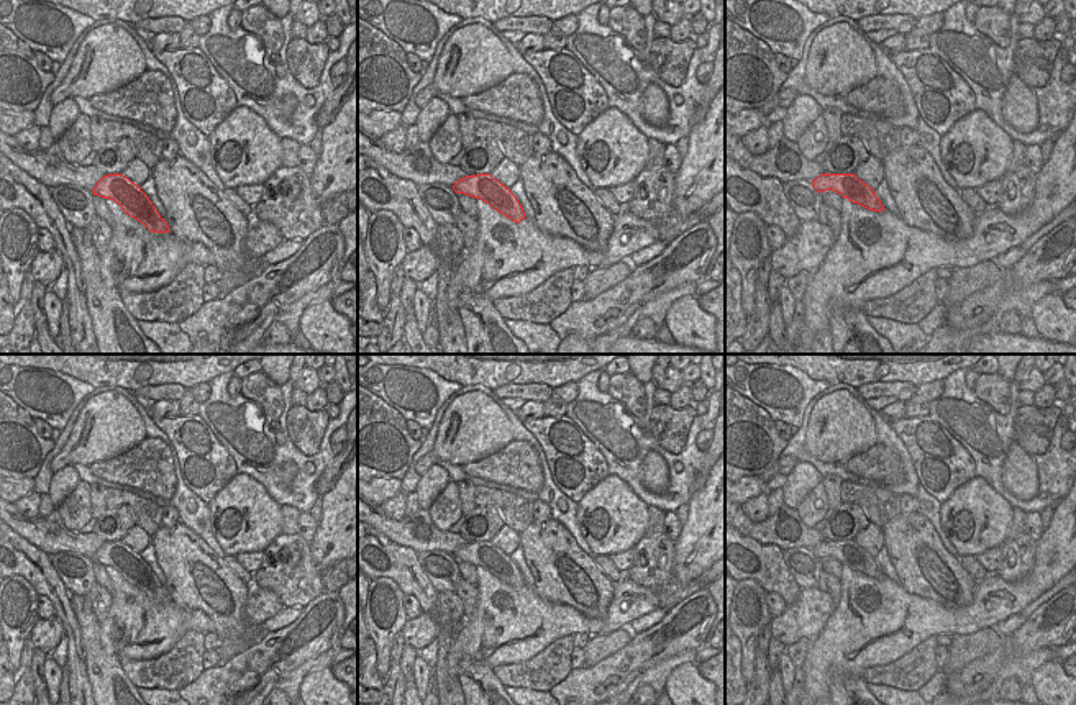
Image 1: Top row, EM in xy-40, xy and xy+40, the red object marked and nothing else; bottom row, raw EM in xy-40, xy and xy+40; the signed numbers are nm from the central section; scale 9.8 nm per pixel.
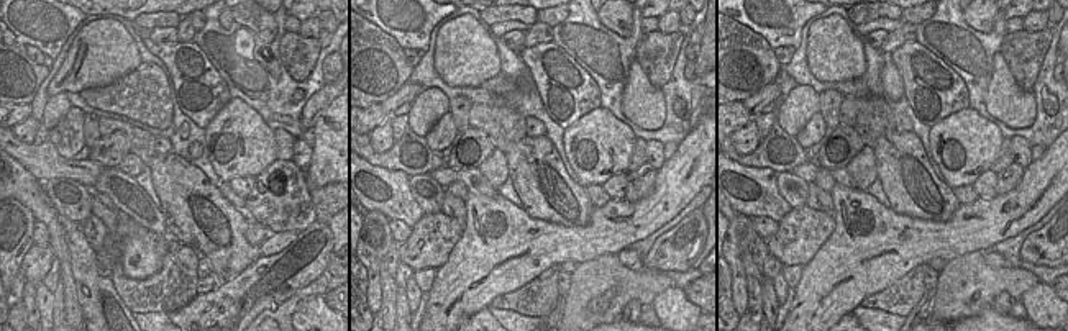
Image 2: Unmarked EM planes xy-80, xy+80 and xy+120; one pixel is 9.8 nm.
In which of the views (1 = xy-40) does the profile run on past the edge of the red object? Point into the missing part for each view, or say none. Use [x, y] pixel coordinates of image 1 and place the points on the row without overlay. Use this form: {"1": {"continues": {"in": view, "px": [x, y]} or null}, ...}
{"1": {"continues": null}}

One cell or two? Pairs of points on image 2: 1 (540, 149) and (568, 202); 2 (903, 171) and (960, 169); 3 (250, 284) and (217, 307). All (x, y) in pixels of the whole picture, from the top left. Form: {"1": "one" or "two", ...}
{"1": "one", "2": "two", "3": "one"}

